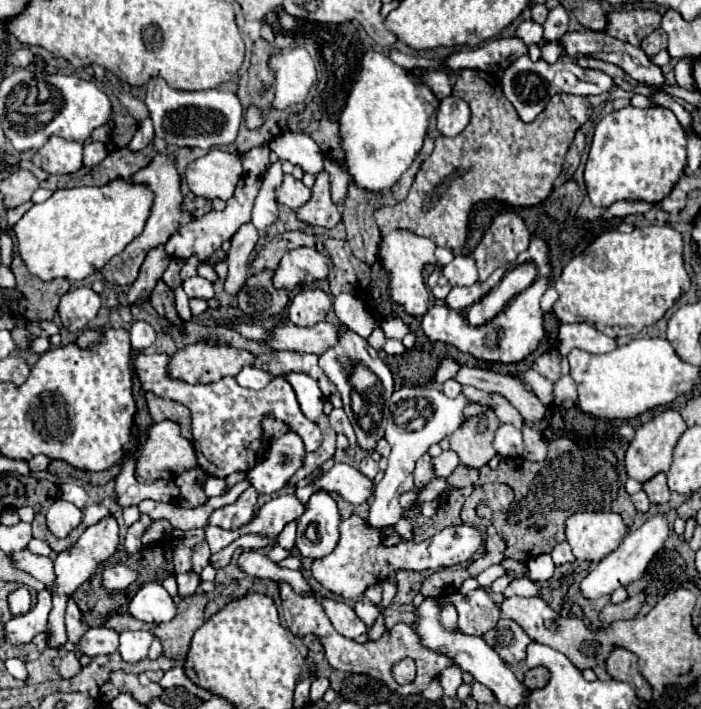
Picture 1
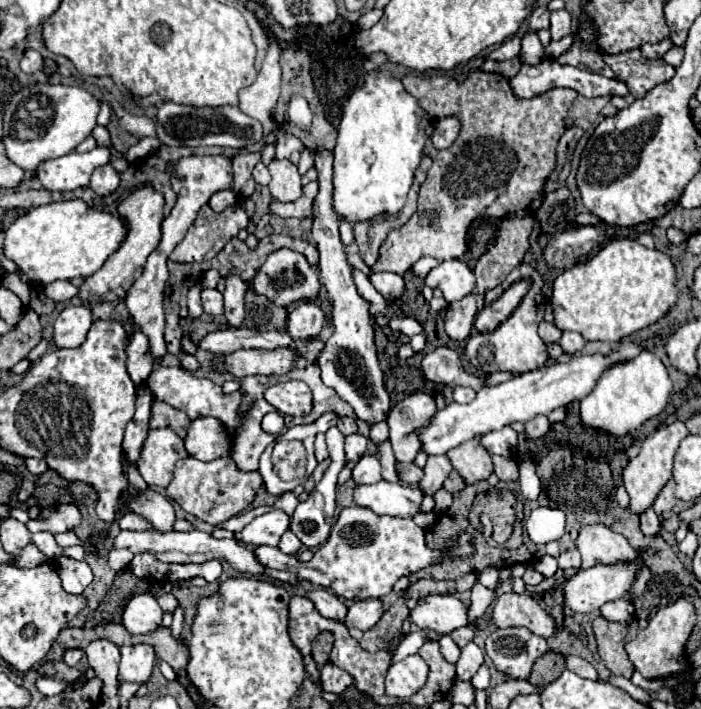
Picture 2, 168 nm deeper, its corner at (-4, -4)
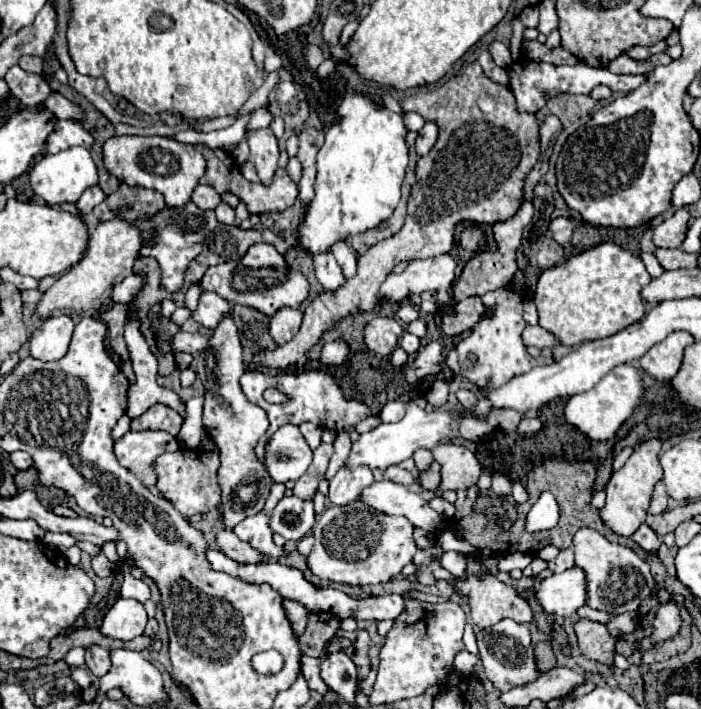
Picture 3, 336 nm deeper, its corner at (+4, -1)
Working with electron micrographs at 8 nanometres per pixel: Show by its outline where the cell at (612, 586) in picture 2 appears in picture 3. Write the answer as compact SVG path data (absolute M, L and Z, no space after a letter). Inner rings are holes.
M571 567L563 573L551 575L535 589L537 601L551 615L573 615L587 603L587 577L579 567Z

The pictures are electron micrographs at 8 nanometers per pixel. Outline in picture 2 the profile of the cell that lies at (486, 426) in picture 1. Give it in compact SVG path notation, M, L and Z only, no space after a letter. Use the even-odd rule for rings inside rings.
M479 438L463 442L457 448L449 450L447 458L451 460L453 470L461 474L465 484L477 484L481 480L487 480L493 472L491 456L485 448L481 448Z

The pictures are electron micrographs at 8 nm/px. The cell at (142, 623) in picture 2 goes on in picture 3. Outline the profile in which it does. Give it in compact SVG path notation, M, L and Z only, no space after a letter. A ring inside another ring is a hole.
M119 599L103 617L101 633L113 639L129 641L143 635L147 625L147 611L137 599Z

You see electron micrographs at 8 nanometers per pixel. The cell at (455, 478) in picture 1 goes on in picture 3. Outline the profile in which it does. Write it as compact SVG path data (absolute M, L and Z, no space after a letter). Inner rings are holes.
M433 461L431 467L419 475L419 479L421 479L421 487L435 491L441 485L441 465Z

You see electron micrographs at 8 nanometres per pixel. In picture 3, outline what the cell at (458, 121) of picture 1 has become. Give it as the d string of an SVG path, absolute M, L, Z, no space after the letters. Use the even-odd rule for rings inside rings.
M433 121L425 123L425 127L419 131L419 137L417 137L417 143L415 143L417 153L419 153L419 155L429 153L429 151L431 151L431 147L435 145L437 137L439 137L439 127L437 127Z

